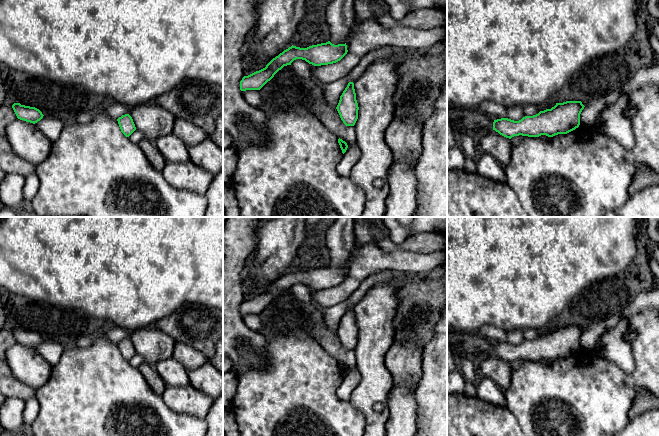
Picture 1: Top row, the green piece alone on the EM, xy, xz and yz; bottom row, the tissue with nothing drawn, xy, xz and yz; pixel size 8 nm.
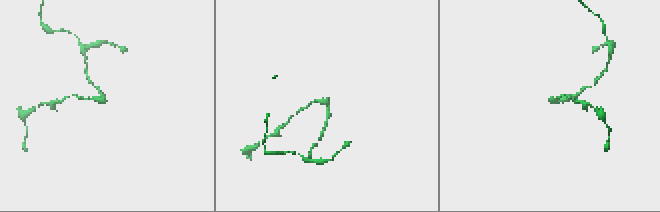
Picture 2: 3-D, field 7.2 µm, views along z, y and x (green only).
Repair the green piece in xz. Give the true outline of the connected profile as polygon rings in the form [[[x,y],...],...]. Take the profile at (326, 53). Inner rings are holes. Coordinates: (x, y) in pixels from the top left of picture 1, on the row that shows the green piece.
[[[333,0],[323,7],[331,37],[326,43],[307,48],[291,46],[273,58],[265,68],[244,76],[240,81],[240,90],[260,90],[284,66],[291,65],[296,59],[302,59],[314,66],[328,65],[340,61],[348,52],[346,41],[357,20],[354,0]]]

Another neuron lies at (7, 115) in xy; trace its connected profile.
[[[3,104],[0,107],[0,137],[5,137],[6,128],[17,119],[17,116],[11,106]]]

